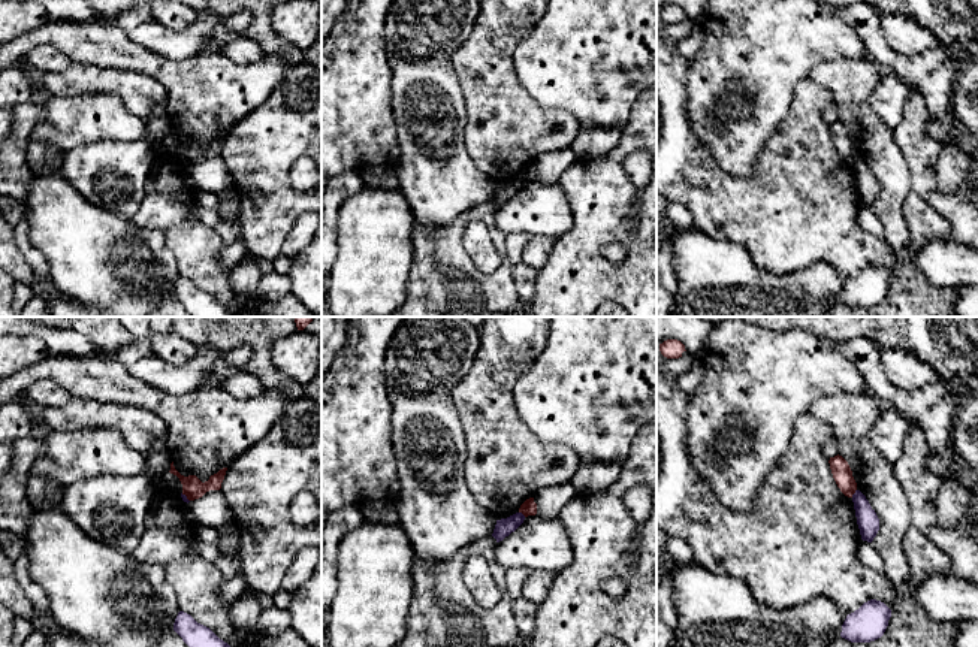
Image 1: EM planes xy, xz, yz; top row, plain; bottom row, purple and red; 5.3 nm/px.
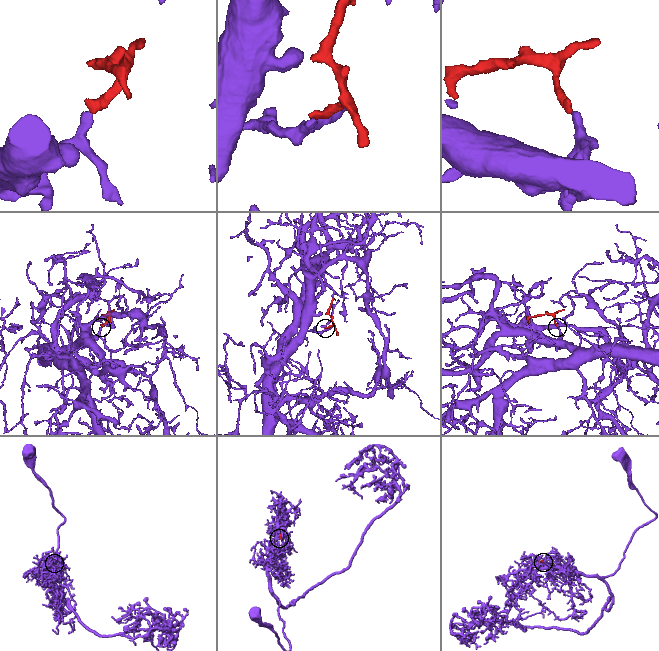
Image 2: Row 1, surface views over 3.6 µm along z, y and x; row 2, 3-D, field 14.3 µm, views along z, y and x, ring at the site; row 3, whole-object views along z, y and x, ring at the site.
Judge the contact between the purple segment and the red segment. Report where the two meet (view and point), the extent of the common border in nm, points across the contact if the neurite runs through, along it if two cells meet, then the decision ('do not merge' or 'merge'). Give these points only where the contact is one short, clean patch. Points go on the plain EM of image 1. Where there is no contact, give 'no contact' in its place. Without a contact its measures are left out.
contact yz (854, 159); length 50 nm; border yz (856, 154), (851, 162); do not merge

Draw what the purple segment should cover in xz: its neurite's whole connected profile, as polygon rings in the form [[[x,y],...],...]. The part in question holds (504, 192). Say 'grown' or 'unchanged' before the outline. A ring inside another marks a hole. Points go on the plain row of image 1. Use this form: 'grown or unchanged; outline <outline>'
unchanged; outline [[[516,178],[507,184],[496,185],[492,202],[496,205],[496,208],[502,206],[505,202],[514,197],[523,188],[523,185],[525,181],[522,178]]]

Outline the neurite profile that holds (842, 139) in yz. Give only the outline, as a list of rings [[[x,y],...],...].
[[[837,120],[834,123],[830,123],[828,129],[830,129],[833,143],[837,152],[840,154],[840,157],[848,163],[852,163],[852,160],[857,155],[857,148],[852,142],[852,136],[848,127]]]

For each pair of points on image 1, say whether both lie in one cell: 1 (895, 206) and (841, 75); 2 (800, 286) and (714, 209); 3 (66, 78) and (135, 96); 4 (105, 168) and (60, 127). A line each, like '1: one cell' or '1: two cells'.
1: one cell
2: two cells
3: one cell
4: two cells

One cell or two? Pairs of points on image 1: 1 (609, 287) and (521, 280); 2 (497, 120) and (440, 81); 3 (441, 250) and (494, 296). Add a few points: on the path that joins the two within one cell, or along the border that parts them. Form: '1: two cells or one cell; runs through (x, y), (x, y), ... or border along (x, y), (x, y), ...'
1: two cells; border along (539, 269), (536, 292), (530, 301)
2: two cells; border along (450, 64), (464, 97), (464, 133)
3: one cell; runs through (455, 263), (482, 283)

